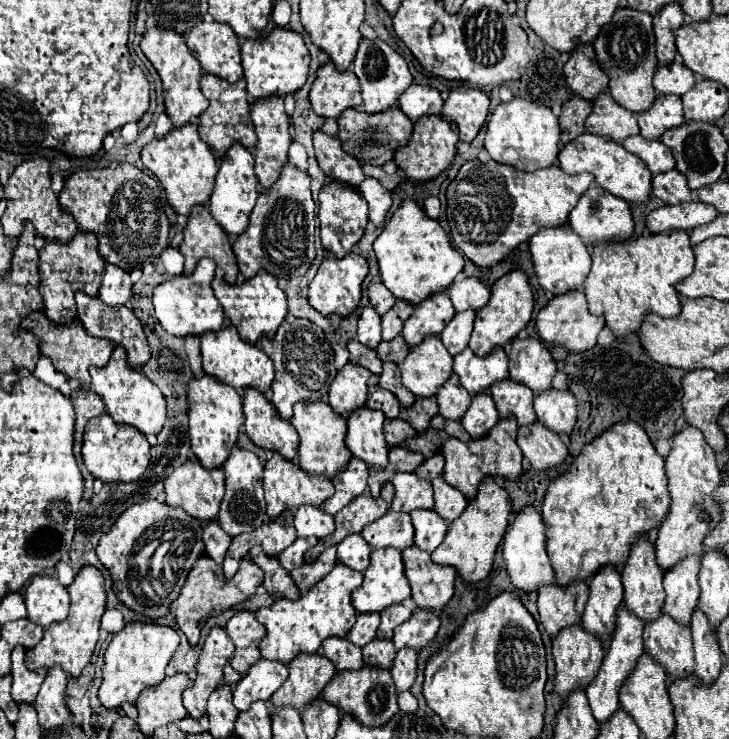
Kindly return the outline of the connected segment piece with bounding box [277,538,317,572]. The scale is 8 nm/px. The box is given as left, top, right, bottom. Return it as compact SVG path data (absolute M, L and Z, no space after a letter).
M297 538L285 552L279 554L277 560L281 562L281 566L283 566L287 572L291 572L293 568L297 568L297 566L303 564L305 552L307 552L309 548L313 548L315 544L317 544L315 538Z

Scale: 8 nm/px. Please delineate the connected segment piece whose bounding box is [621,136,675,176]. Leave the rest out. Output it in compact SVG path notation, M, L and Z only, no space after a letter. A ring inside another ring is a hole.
M631 136L621 146L627 152L635 154L639 160L643 160L643 164L651 170L653 176L675 168L671 150L667 150L661 140L643 140L643 136Z

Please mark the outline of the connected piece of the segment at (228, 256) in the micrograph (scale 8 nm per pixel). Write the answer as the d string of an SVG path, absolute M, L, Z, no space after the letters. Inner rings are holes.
M195 206L189 224L183 230L185 240L179 246L179 252L185 256L183 274L193 274L197 262L201 258L211 258L225 272L225 282L235 284L239 278L237 260L231 250L229 236L223 228L213 220L205 206Z

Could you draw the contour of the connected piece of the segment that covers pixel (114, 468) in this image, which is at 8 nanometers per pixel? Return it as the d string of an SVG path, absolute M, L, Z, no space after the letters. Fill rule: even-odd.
M103 414L99 418L93 418L85 426L85 436L83 436L83 448L81 448L83 464L91 472L93 478L101 482L135 482L143 476L145 468L149 466L151 454L149 454L149 444L139 430L133 426L125 424L115 424L111 416Z

